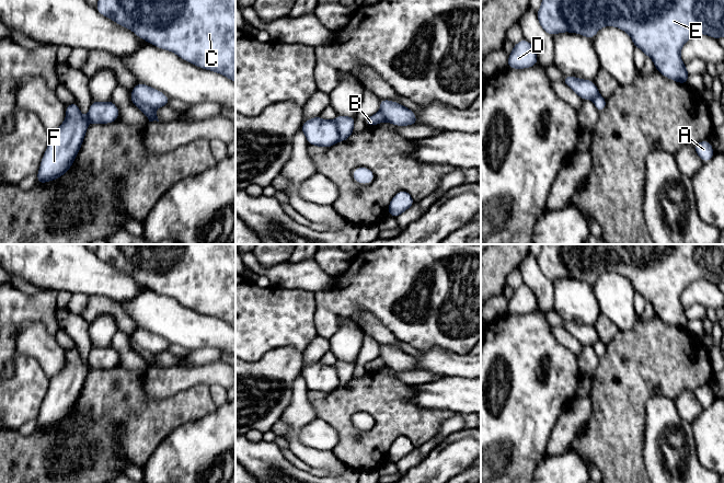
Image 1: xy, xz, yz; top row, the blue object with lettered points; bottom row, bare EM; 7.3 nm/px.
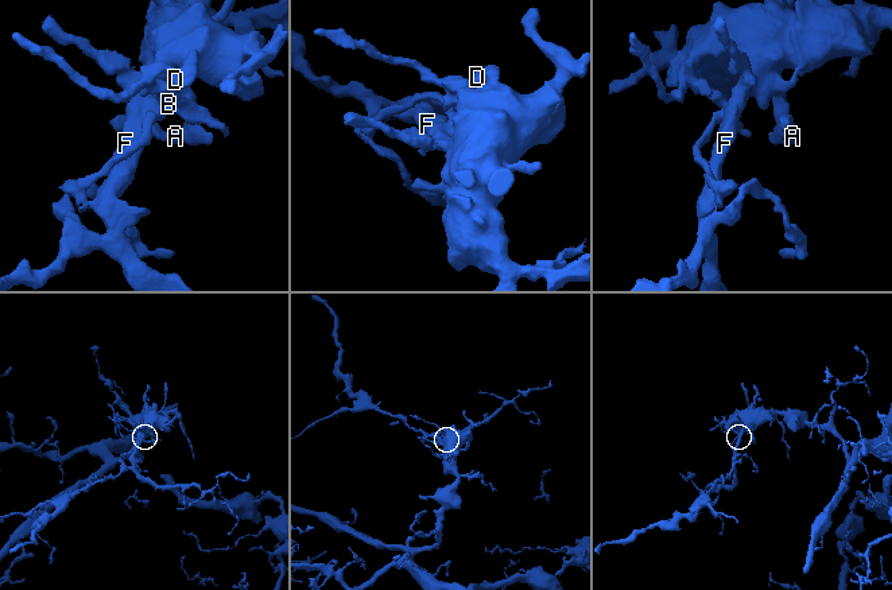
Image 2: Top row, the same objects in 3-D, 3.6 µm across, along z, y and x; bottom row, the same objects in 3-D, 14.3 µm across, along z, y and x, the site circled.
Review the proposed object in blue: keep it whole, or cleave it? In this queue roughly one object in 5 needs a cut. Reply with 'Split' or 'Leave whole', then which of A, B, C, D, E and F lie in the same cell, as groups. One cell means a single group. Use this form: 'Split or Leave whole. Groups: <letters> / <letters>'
Leave whole. Groups: A B C D E F

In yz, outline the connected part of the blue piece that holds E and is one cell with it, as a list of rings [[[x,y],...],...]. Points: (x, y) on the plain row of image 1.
[[[542,244],[537,263],[543,276],[553,281],[558,278],[577,278],[593,285],[604,272],[616,272],[628,278],[635,291],[650,302],[656,315],[664,322],[688,330],[688,314],[680,302],[682,291],[693,281],[705,279],[715,285],[724,280],[724,244]]]

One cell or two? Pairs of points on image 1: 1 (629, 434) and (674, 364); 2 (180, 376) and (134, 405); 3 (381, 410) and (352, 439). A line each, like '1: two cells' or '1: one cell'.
1: one cell
2: two cells
3: one cell

